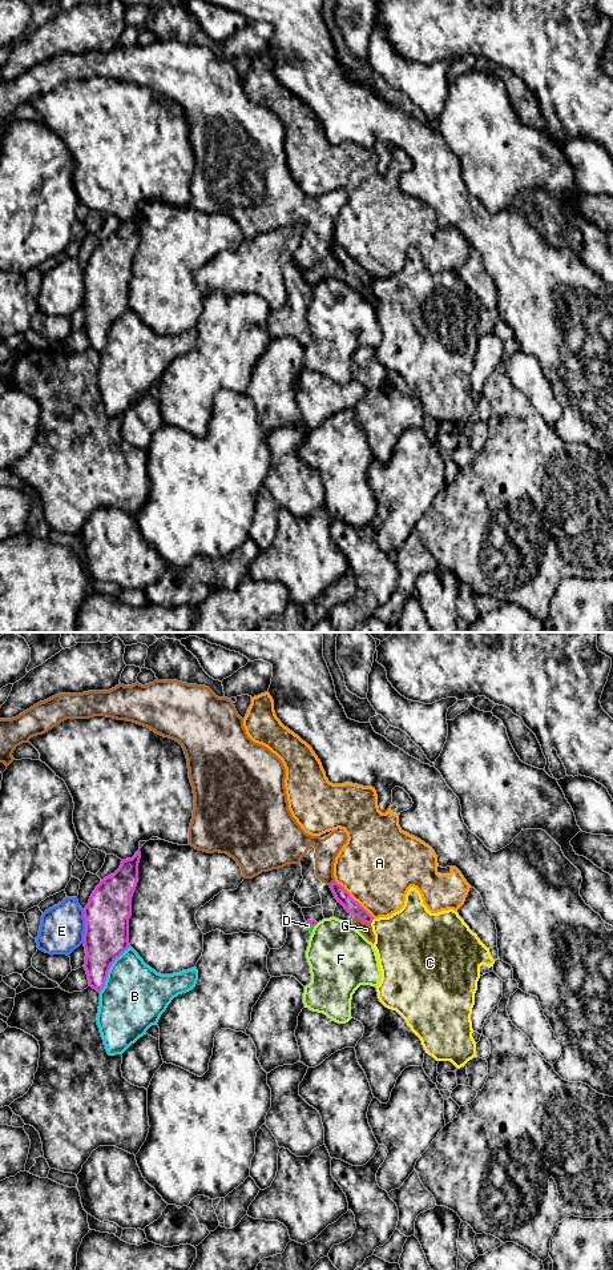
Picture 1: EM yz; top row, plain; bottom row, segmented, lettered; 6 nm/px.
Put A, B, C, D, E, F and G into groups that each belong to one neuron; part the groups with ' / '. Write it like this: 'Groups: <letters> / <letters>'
Groups: A / B / C / D / E / F / G

